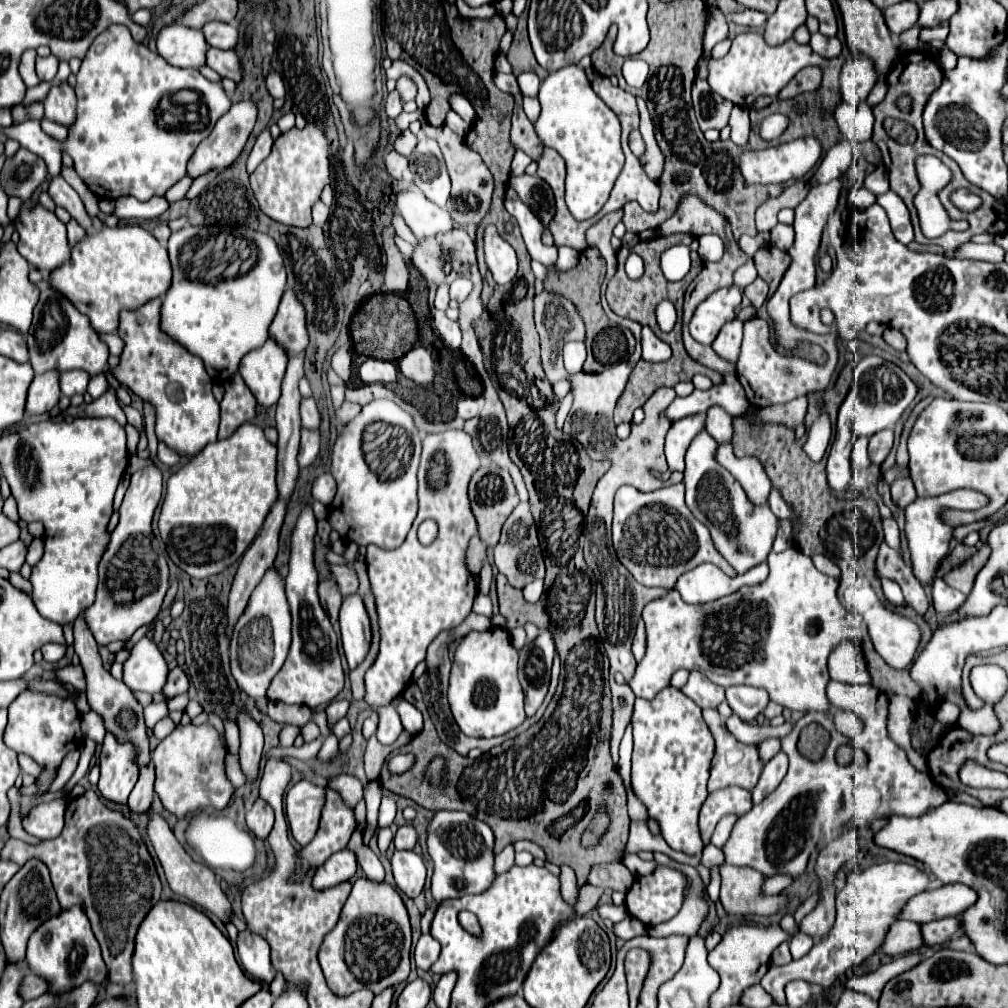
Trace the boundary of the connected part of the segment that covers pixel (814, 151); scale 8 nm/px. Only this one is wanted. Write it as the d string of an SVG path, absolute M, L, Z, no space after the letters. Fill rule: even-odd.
M802 137L802 139L794 139L790 143L782 143L778 147L768 147L768 149L760 149L760 151L744 151L740 155L740 171L744 175L746 183L786 183L792 179L800 179L804 177L814 163L820 159L822 147L820 141L814 137Z

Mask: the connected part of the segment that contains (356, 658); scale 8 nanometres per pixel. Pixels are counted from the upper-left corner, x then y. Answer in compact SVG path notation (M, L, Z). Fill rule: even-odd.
M348 595L340 607L340 635L348 667L354 669L364 661L370 647L370 621L358 595Z

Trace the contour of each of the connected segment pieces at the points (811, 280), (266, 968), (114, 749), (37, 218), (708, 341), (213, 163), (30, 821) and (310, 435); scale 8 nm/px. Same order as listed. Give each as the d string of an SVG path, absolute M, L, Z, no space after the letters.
M836 179L832 183L826 185L818 185L818 187L810 187L806 199L796 205L796 219L794 219L794 231L796 231L796 241L790 247L790 257L792 257L792 265L788 269L788 275L802 275L802 291L808 287L816 285L816 257L818 257L818 247L820 247L820 237L826 225L828 215L834 211L836 203L838 203L838 195L840 195L840 187L842 187L842 179Z
M244 931L238 935L238 957L242 969L256 981L262 981L266 985L274 979L274 969L270 963L270 947L268 943L254 935L252 931Z
M106 735L100 753L98 791L104 799L126 805L130 791L138 779L138 765L132 763L134 749L130 743L118 743L114 735Z
M36 203L32 209L22 209L20 215L14 219L14 229L20 233L18 241L18 253L36 269L42 273L50 273L60 263L64 263L70 255L70 245L66 241L66 225L48 209L44 209L40 203Z
M736 285L718 289L712 295L708 295L692 315L692 321L688 325L690 335L702 345L712 345L722 325L736 317L740 301L742 293Z
M244 101L244 103L236 103L232 105L232 109L216 121L216 127L212 129L212 133L204 139L204 143L200 143L200 147L196 147L194 155L192 155L192 161L188 161L188 177L196 179L200 175L206 175L214 169L226 169L228 165L232 165L236 161L236 157L240 155L248 135L252 133L254 129L254 123L256 123L256 105L250 103L250 101Z
M50 799L38 803L24 819L24 829L38 839L54 839L64 827L64 799Z
M302 427L302 441L300 441L300 453L298 453L298 465L304 469L314 463L320 451L320 433L318 431L306 431Z

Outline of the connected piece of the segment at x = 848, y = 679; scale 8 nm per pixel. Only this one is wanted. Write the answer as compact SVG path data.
M860 639L840 643L828 657L828 673L830 679L840 683L862 685L866 683L864 677L864 655Z

